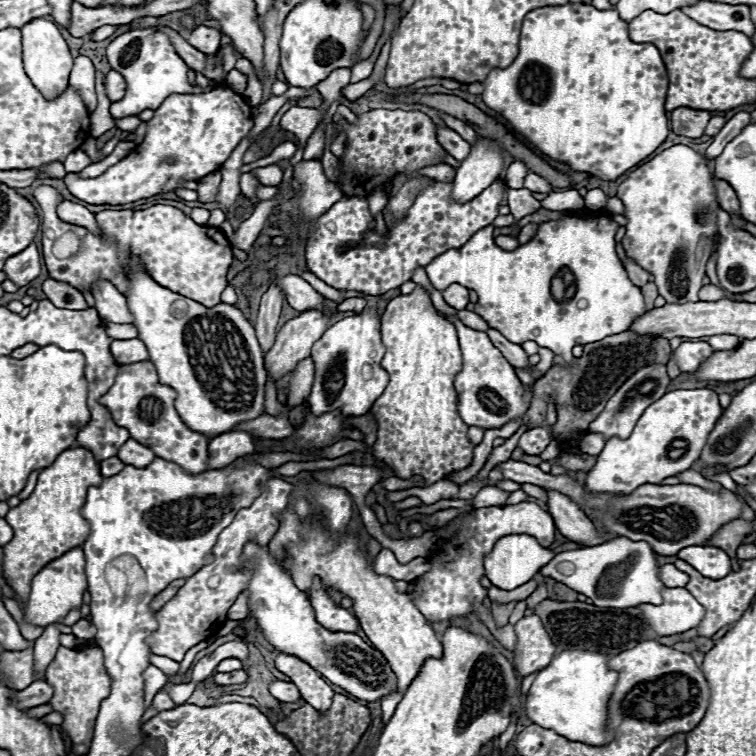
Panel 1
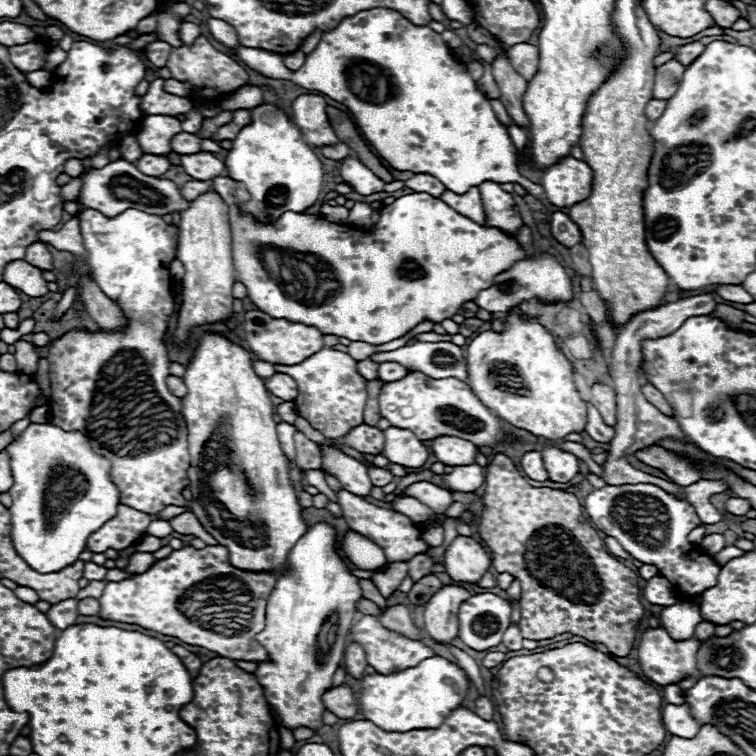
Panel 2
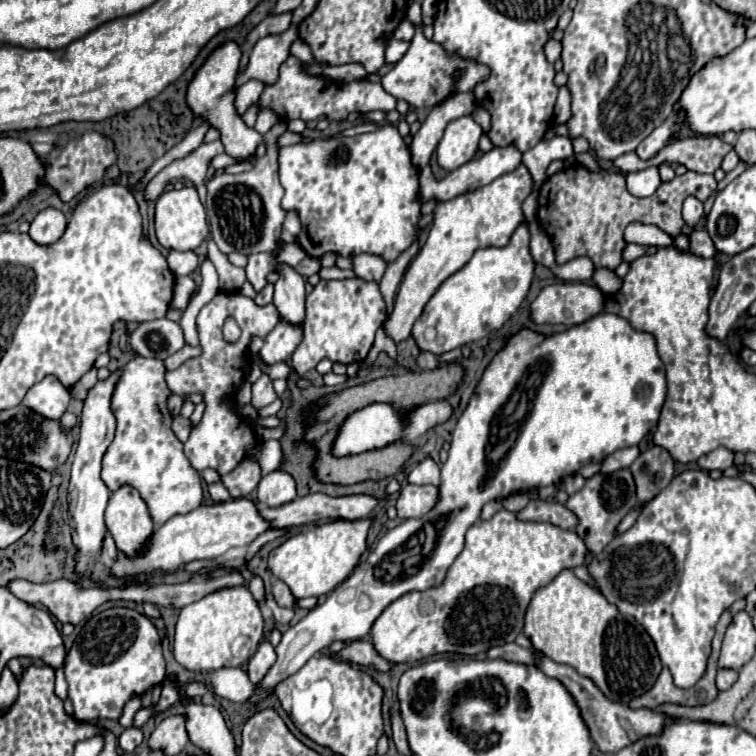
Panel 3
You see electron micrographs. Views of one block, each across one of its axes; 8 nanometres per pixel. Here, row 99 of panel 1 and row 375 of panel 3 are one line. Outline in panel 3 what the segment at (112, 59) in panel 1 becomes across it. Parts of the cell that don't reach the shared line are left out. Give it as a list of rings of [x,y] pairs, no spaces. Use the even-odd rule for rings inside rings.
[[[132,358],[112,394],[112,410],[118,422],[116,436],[102,462],[102,480],[116,492],[120,486],[132,486],[144,498],[154,526],[162,526],[176,514],[188,514],[202,504],[202,478],[184,456],[184,446],[172,432],[172,412],[168,408],[170,390],[164,382],[166,366],[158,358]]]

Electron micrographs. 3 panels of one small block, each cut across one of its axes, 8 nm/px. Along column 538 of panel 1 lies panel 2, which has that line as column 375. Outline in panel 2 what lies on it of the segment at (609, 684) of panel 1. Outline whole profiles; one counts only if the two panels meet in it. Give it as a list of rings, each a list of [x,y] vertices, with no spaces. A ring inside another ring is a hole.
[[[434,656],[400,672],[364,674],[358,690],[358,706],[360,714],[366,720],[370,720],[386,732],[438,728],[444,722],[444,718],[450,716],[450,712],[462,704],[466,690],[466,672],[458,664],[442,656]]]

